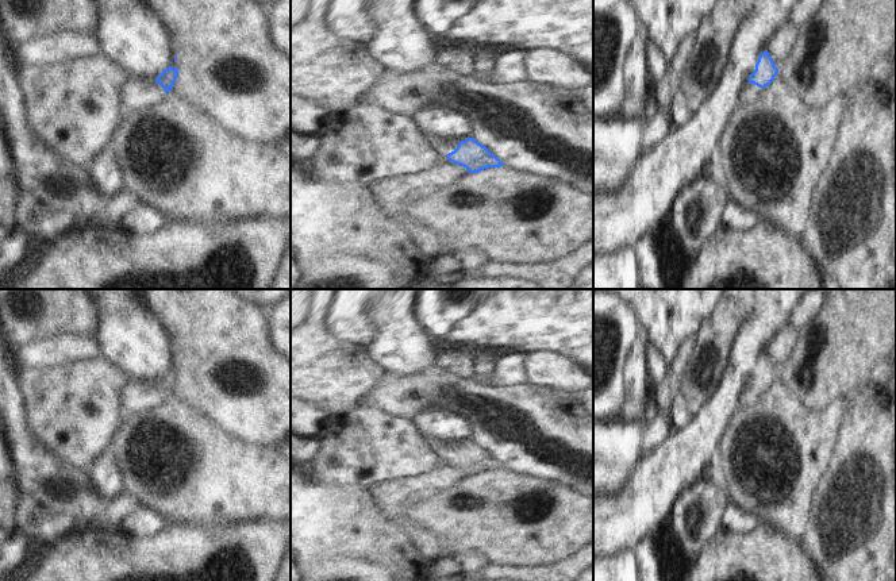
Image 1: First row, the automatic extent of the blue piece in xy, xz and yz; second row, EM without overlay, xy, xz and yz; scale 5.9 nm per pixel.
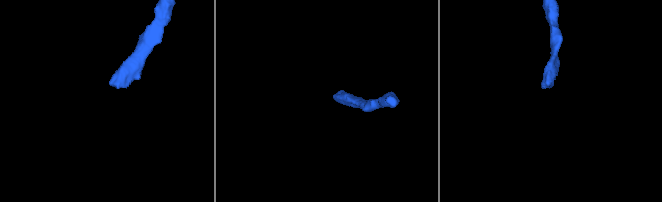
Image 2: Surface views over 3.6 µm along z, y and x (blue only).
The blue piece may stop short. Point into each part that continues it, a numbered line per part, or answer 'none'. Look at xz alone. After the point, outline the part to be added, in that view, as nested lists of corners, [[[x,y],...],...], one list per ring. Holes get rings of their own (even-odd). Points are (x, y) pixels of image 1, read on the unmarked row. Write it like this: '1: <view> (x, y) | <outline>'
1: xz (443, 449) | [[[431,440],[432,449],[443,458],[454,454],[459,446],[459,443],[445,443],[441,440]]]

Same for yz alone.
1: yz (750, 395) | [[[747,385],[747,388],[745,389],[745,392],[741,396],[739,407],[753,405],[758,400],[760,392],[761,392],[760,389]]]

